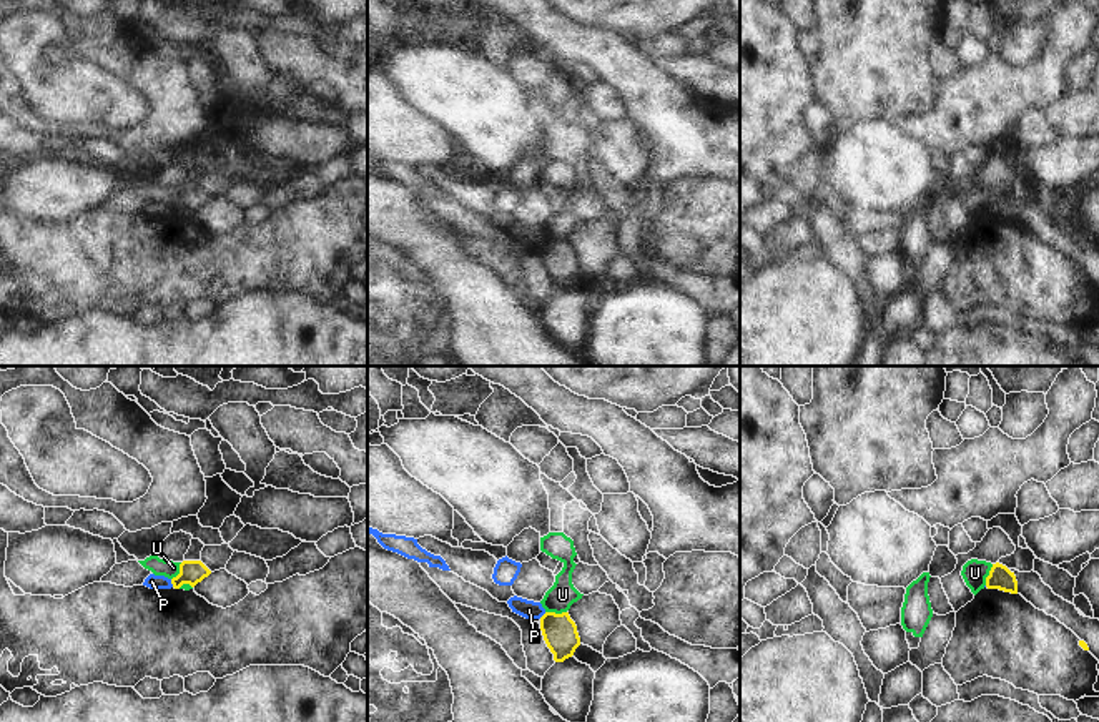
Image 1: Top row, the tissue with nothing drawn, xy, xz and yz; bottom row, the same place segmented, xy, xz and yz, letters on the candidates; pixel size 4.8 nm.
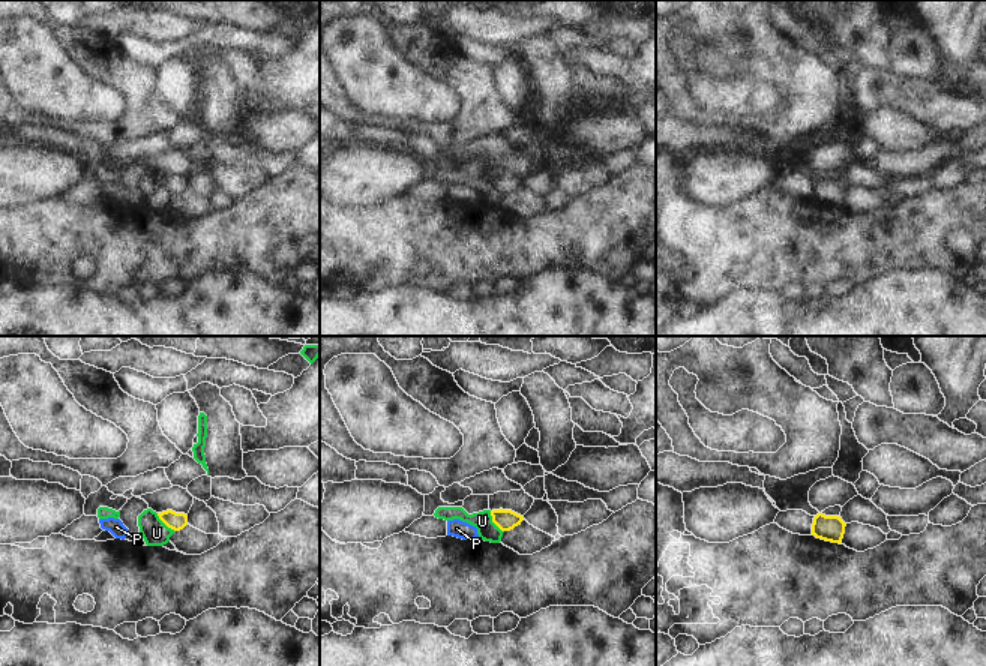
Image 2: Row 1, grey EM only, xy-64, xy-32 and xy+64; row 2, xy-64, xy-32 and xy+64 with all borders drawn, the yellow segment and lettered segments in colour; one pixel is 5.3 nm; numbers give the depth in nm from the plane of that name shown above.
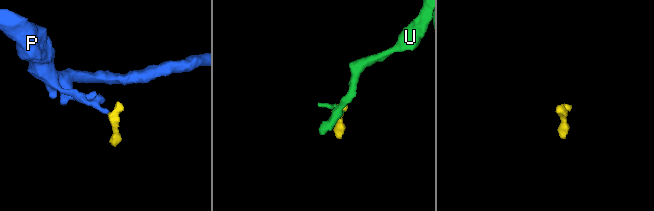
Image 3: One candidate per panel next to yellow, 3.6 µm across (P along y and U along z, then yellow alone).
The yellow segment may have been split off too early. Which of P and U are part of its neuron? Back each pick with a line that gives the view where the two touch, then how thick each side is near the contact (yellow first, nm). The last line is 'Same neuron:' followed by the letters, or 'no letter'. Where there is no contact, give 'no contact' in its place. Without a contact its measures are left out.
Same neuron: no letter

